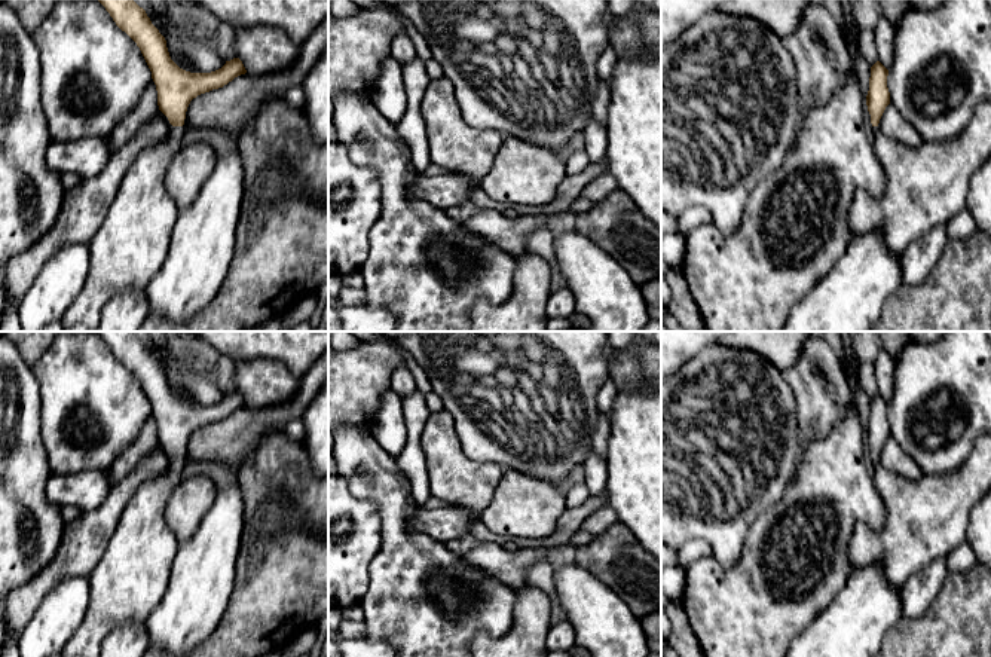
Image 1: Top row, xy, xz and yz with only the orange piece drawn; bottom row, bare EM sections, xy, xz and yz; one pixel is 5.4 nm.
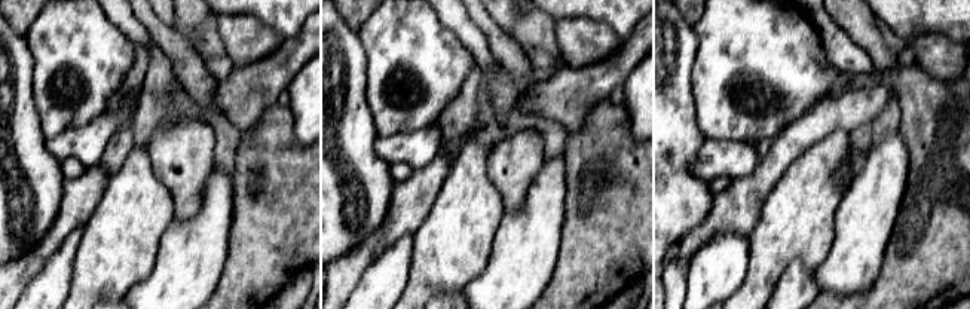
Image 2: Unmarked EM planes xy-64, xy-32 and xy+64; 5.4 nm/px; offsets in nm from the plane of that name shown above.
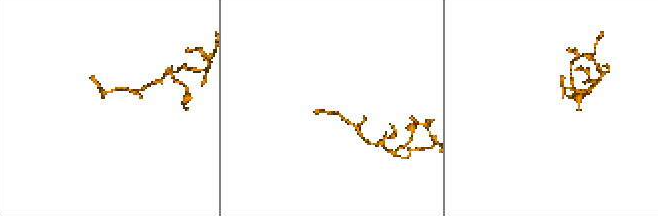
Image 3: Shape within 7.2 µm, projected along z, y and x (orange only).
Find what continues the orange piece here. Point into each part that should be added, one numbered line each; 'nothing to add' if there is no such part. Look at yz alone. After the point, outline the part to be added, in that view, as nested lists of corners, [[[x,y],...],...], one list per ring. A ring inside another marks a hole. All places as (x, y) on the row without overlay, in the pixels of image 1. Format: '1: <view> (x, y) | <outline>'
1: yz (927, 519) | [[[991,434],[979,436],[963,465],[954,473],[940,476],[924,474],[918,480],[906,480],[899,474],[881,467],[878,459],[874,459],[874,483],[884,502],[887,520],[883,529],[874,531],[866,523],[857,523],[848,543],[850,566],[854,571],[880,563],[886,581],[902,589],[906,580],[915,572],[926,568],[938,559],[946,559],[967,538],[967,526],[970,513],[975,505],[991,489]]]

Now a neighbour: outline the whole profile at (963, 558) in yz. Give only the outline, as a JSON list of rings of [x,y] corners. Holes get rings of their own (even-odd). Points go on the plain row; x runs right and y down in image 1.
[[[964,541],[946,557],[949,572],[964,572],[976,563],[976,556],[967,541]]]

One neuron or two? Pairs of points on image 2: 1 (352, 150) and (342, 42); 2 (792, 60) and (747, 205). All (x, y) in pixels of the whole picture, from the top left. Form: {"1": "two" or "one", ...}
{"1": "one", "2": "two"}

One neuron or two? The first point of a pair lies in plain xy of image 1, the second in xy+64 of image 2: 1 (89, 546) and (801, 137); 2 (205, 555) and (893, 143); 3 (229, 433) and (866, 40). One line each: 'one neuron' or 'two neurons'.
1: one neuron
2: one neuron
3: two neurons

